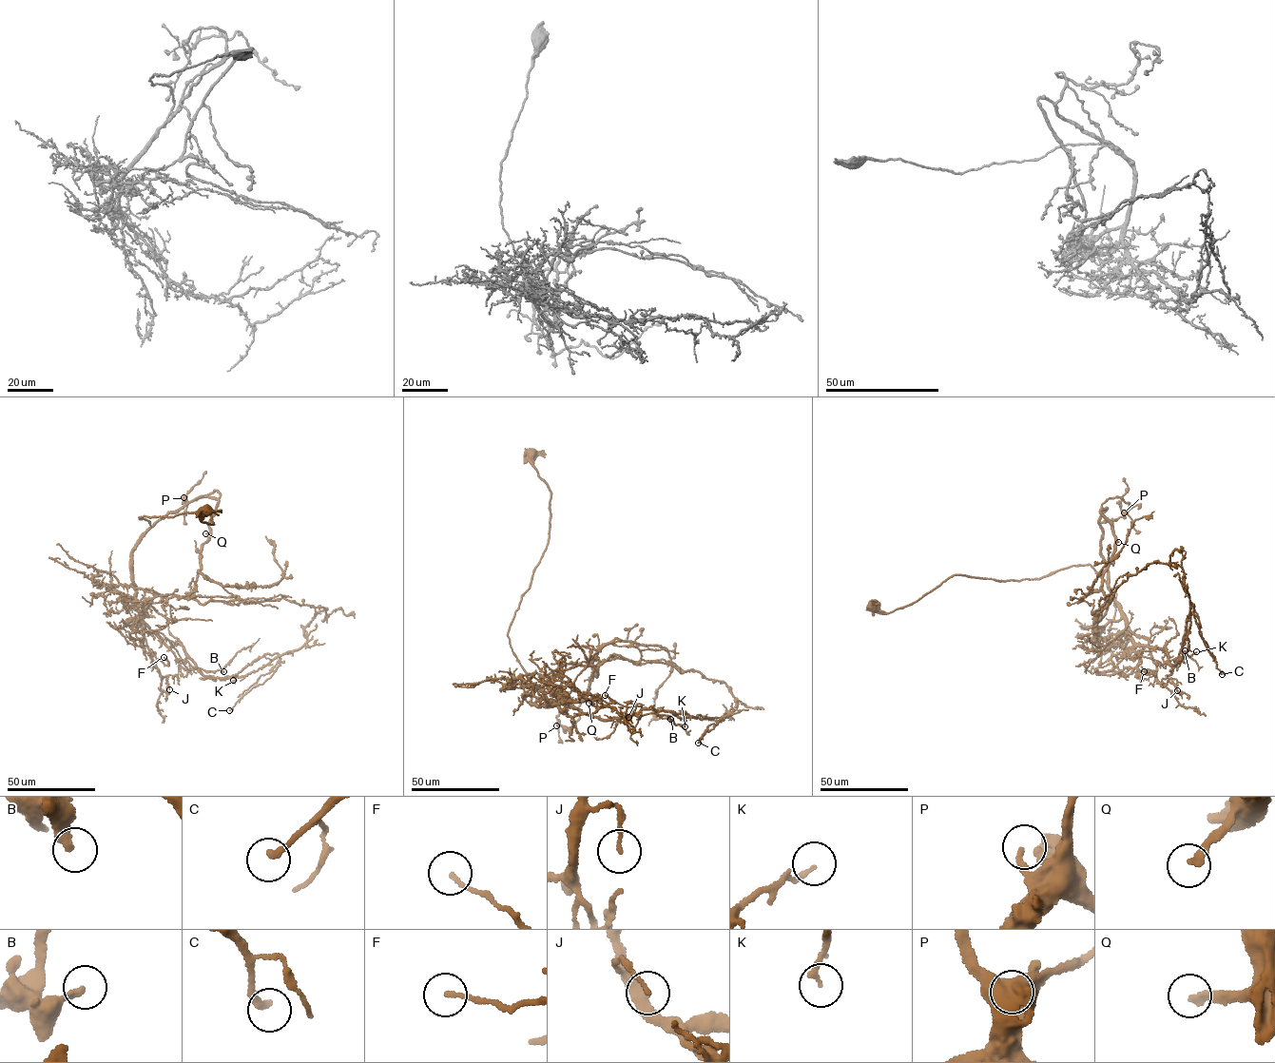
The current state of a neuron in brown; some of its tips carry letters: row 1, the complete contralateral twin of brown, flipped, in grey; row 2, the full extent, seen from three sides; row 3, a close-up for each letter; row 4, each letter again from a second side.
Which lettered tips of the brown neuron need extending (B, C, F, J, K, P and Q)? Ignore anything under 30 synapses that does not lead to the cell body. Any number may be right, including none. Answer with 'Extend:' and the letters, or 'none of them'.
Extend: Q

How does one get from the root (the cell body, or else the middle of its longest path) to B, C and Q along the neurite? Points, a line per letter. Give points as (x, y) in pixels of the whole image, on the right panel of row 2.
B: (874, 606), (892, 612), (954, 575), (1018, 581), (1090, 565), (1132, 641), (1162, 649), (1171, 666), (1185, 650)
C: (874, 606), (892, 612), (954, 575), (1090, 565), (1132, 641), (1175, 665), (1190, 611), (1222, 674)
Q: (874, 606), (892, 612), (956, 575), (1018, 581), (1089, 565), (1107, 581), (1103, 510), (1118, 542)

